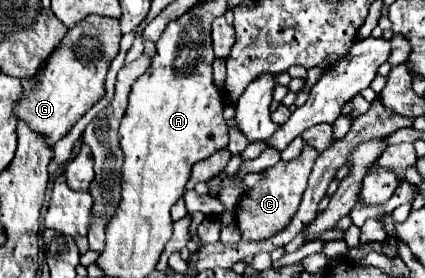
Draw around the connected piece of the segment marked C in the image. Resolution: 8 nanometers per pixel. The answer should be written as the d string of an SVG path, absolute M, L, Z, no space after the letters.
M304 149L300 157L288 161L288 163L278 161L274 167L264 171L264 179L254 189L250 189L242 195L242 201L236 211L236 219L238 219L236 223L242 231L244 241L264 241L288 227L290 219L294 217L296 209L300 207L302 193L306 189L306 181L310 177L316 157L318 157L316 149Z

